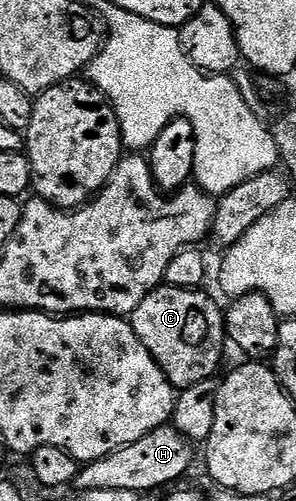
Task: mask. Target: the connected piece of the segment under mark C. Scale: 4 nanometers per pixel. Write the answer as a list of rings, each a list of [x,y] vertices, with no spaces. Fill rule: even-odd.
[[[155,288],[132,311],[130,323],[142,346],[150,350],[173,388],[183,390],[217,375],[216,367],[224,356],[224,344],[226,348],[224,312],[204,290]]]

